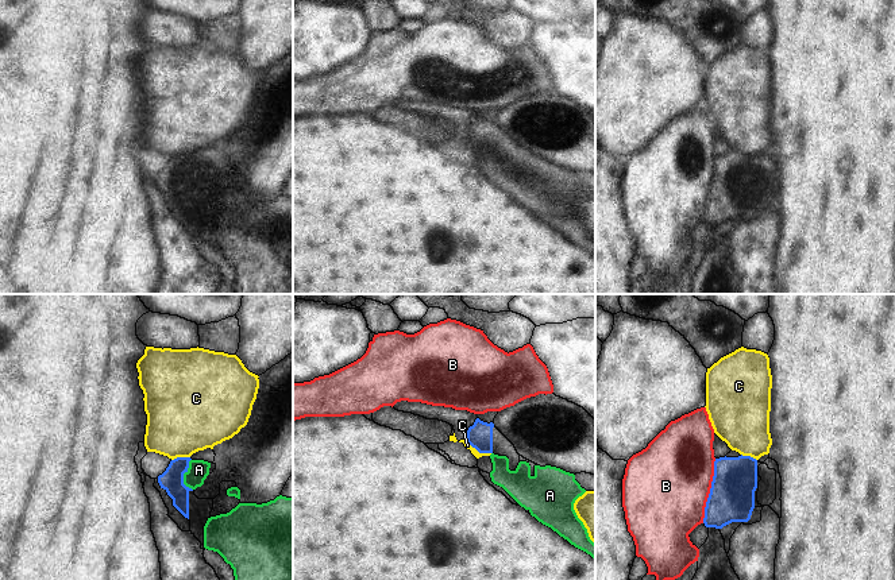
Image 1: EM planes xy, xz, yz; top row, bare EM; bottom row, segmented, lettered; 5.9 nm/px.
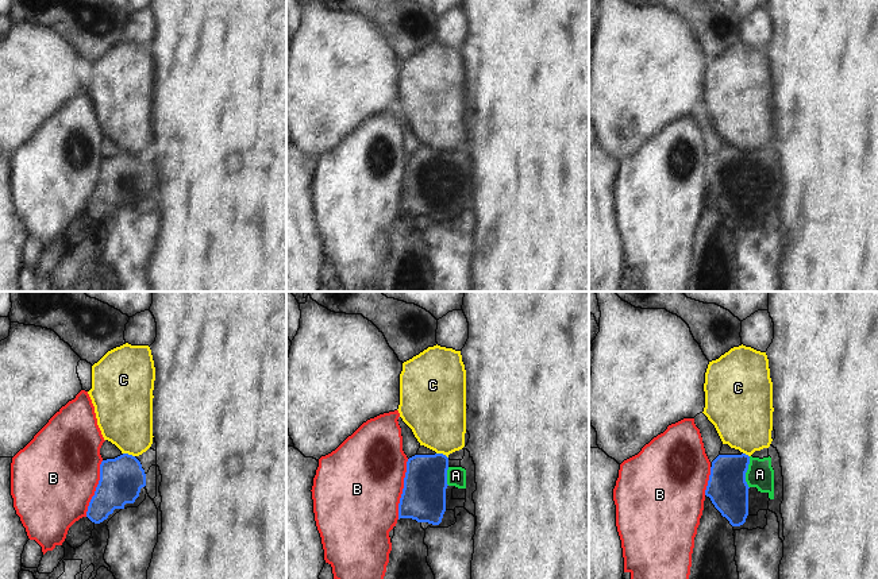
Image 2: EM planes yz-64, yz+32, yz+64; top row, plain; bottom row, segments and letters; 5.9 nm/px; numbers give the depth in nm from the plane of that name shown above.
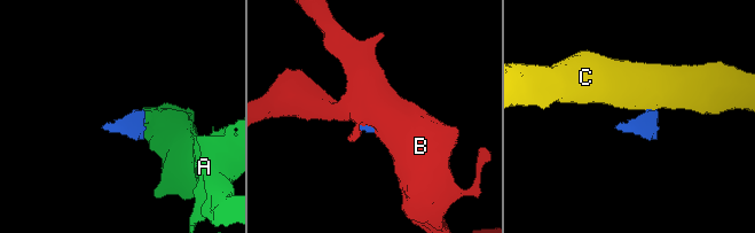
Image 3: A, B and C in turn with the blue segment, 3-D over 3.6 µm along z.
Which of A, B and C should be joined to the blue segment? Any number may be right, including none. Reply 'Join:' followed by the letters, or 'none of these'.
Join: A

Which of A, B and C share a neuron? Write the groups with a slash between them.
A / B / C

